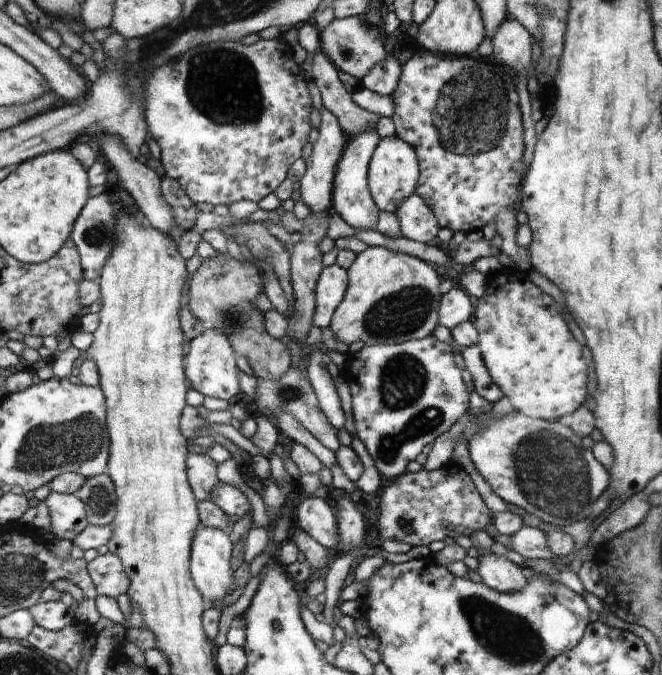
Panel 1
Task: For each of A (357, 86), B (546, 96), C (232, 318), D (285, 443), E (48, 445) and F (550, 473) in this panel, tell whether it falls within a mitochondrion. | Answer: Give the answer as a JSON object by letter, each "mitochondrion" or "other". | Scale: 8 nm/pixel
{"A":"other","B":"other","C":"mitochondrion","D":"other","E":"mitochondrion","F":"mitochondrion"}

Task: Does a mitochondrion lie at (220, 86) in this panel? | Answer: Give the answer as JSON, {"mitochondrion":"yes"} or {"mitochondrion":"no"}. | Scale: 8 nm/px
{"mitochondrion":"yes"}

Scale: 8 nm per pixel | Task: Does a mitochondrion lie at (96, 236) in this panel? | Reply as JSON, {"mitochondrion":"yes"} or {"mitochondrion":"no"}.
{"mitochondrion":"yes"}

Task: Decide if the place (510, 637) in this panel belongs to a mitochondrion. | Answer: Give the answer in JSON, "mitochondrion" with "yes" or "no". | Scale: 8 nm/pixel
{"mitochondrion":"yes"}

